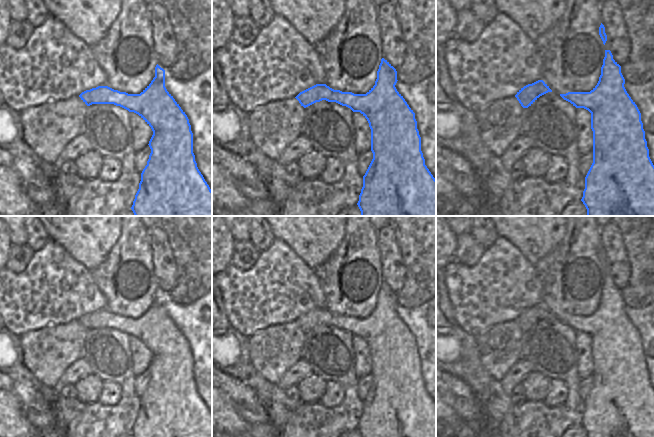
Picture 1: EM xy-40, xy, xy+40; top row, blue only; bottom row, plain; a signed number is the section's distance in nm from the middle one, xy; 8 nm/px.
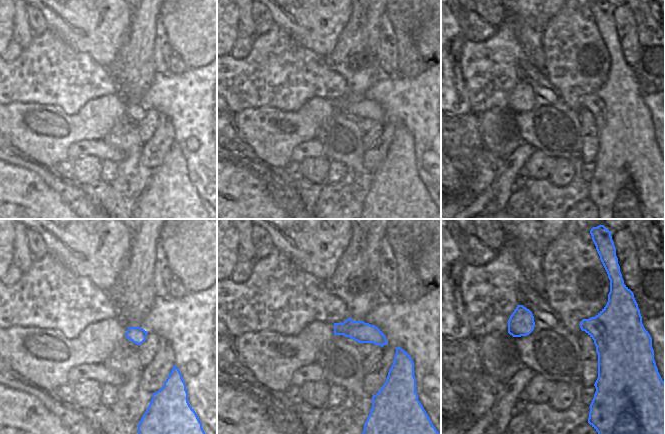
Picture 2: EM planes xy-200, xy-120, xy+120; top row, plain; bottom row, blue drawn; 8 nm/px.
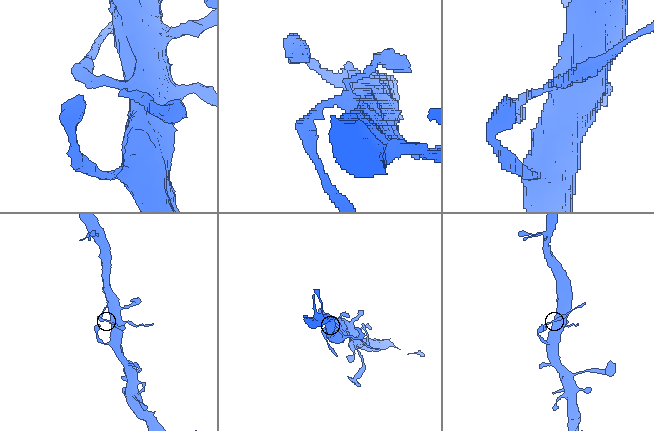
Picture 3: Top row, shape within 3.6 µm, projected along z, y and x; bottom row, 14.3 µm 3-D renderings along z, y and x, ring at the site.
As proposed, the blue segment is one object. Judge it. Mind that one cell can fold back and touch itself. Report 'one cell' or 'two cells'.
one cell

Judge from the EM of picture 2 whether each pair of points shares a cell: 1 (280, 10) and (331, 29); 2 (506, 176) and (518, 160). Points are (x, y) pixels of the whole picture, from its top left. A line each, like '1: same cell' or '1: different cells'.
1: same cell
2: same cell

